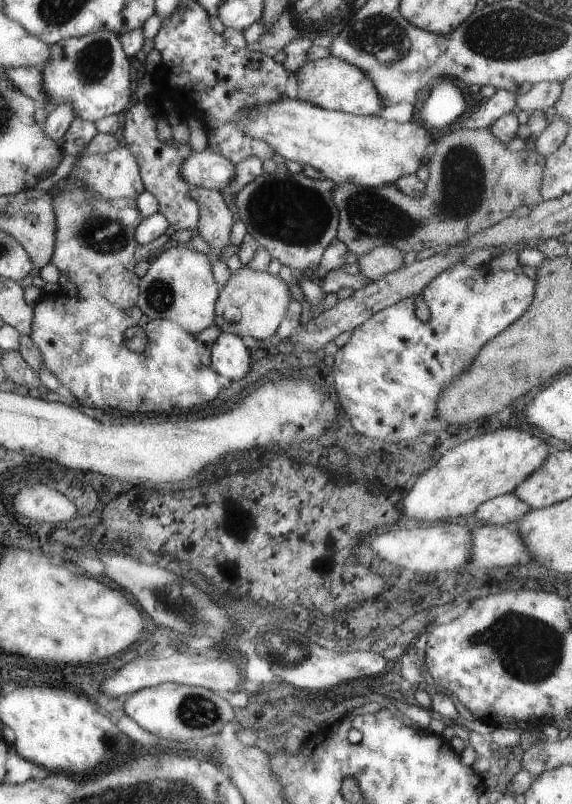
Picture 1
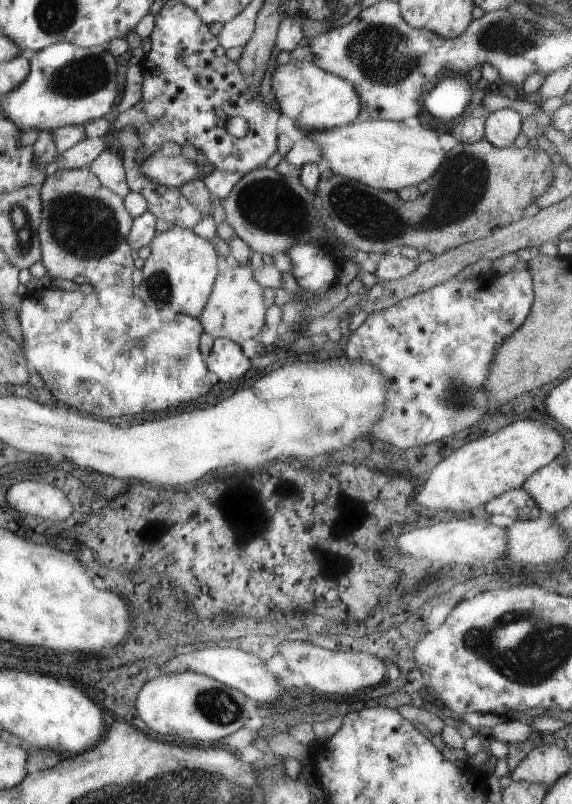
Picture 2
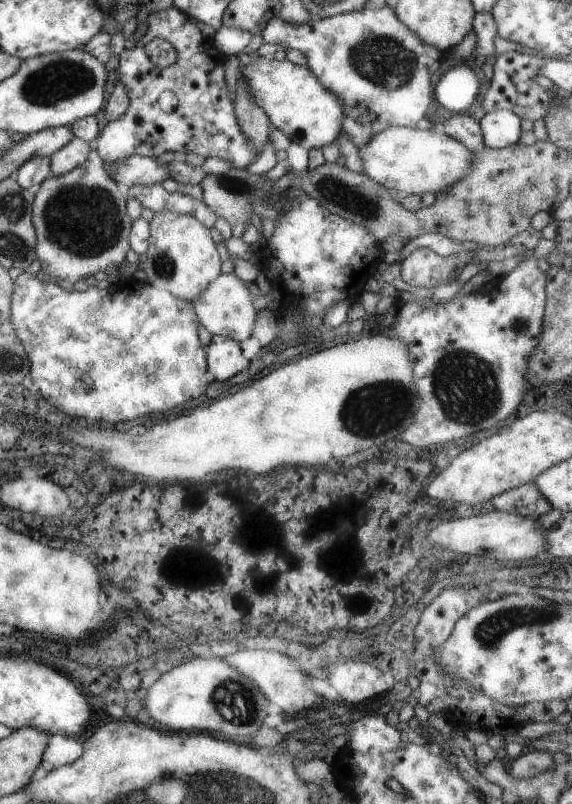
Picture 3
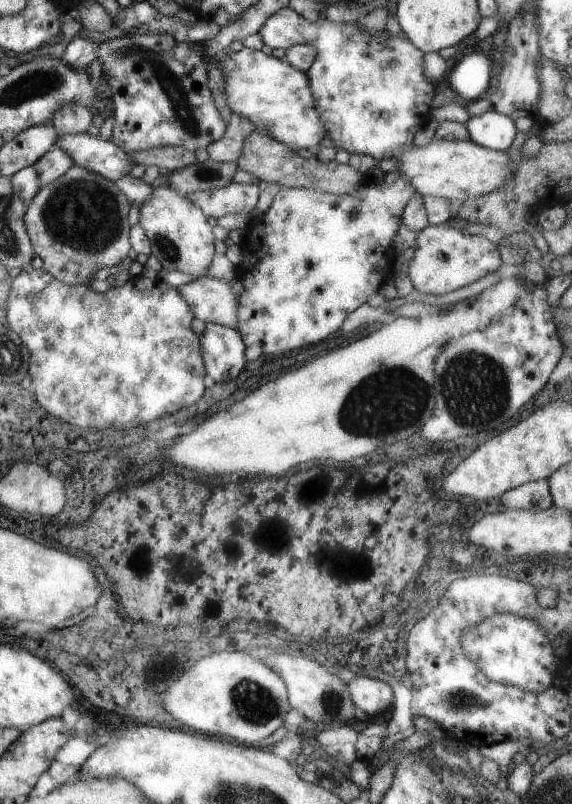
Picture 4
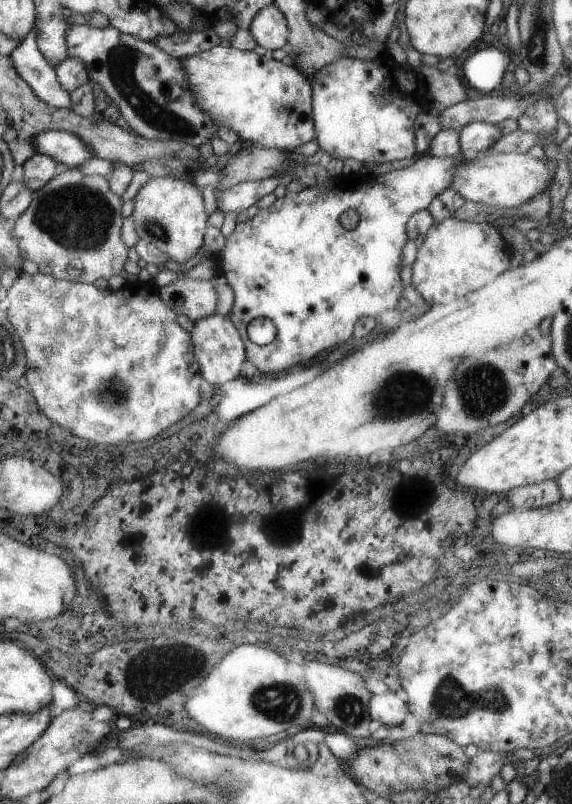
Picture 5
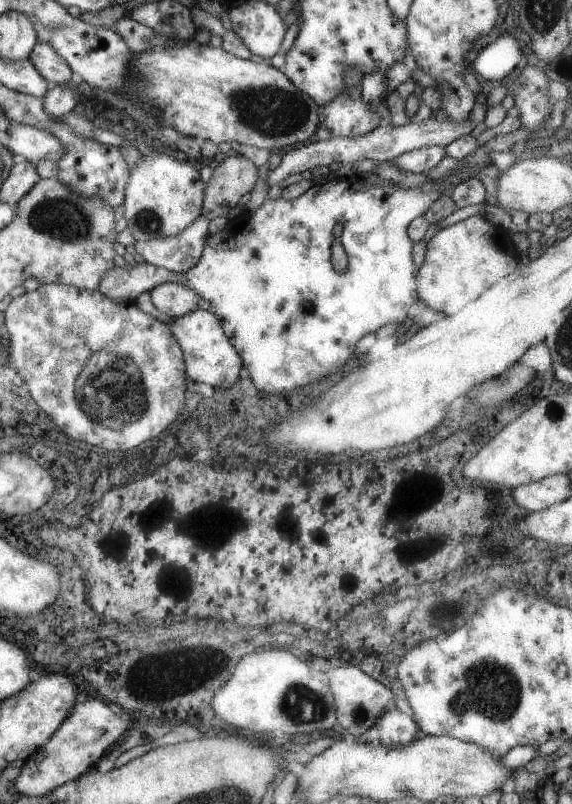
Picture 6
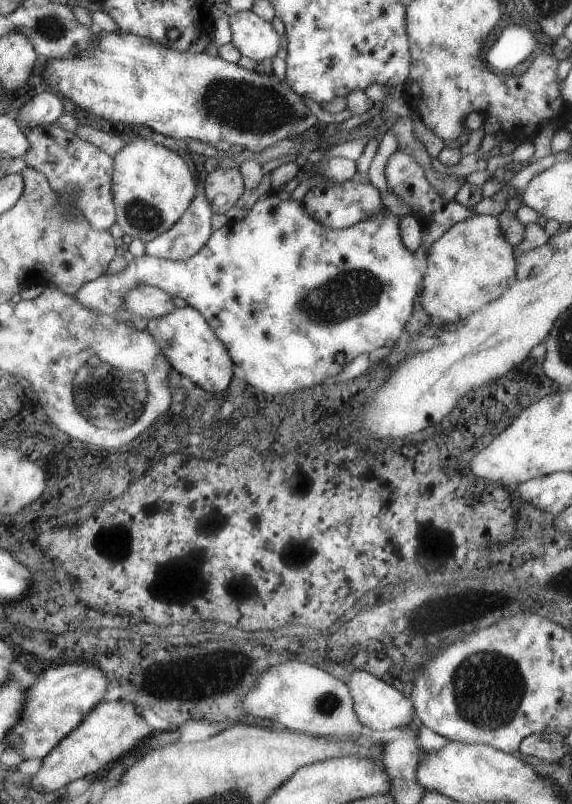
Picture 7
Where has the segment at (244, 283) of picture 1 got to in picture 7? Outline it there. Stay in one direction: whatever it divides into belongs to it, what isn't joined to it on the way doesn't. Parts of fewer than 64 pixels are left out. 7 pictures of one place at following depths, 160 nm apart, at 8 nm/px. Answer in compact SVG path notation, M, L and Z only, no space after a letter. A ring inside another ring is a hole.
M149 285L130 288L123 296L120 308L124 308L141 318L163 316L175 307L171 303L171 295Z

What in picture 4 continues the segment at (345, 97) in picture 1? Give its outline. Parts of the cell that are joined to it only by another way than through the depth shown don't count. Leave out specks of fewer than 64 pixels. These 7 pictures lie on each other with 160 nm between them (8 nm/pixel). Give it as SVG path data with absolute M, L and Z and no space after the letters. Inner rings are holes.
M242 47L238 52L226 55L221 60L225 102L230 112L247 118L257 128L258 135L297 150L315 146L327 134L325 124L317 114L306 73L293 68L283 58L268 56L259 50Z

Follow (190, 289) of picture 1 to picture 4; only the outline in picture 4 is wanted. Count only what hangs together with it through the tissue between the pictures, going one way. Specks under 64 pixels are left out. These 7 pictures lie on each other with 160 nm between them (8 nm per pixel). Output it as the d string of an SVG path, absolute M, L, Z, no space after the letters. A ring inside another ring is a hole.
M168 185L154 188L149 198L139 205L138 224L149 240L149 254L159 261L161 273L178 271L194 277L193 281L205 276L215 253L215 239L207 219L197 206Z

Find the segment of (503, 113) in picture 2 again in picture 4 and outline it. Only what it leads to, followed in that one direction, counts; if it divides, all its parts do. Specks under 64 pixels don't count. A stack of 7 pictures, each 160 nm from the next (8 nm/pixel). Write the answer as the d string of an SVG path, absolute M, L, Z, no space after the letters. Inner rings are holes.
M495 111L469 117L464 123L469 140L479 146L496 151L506 151L517 131L514 120Z

